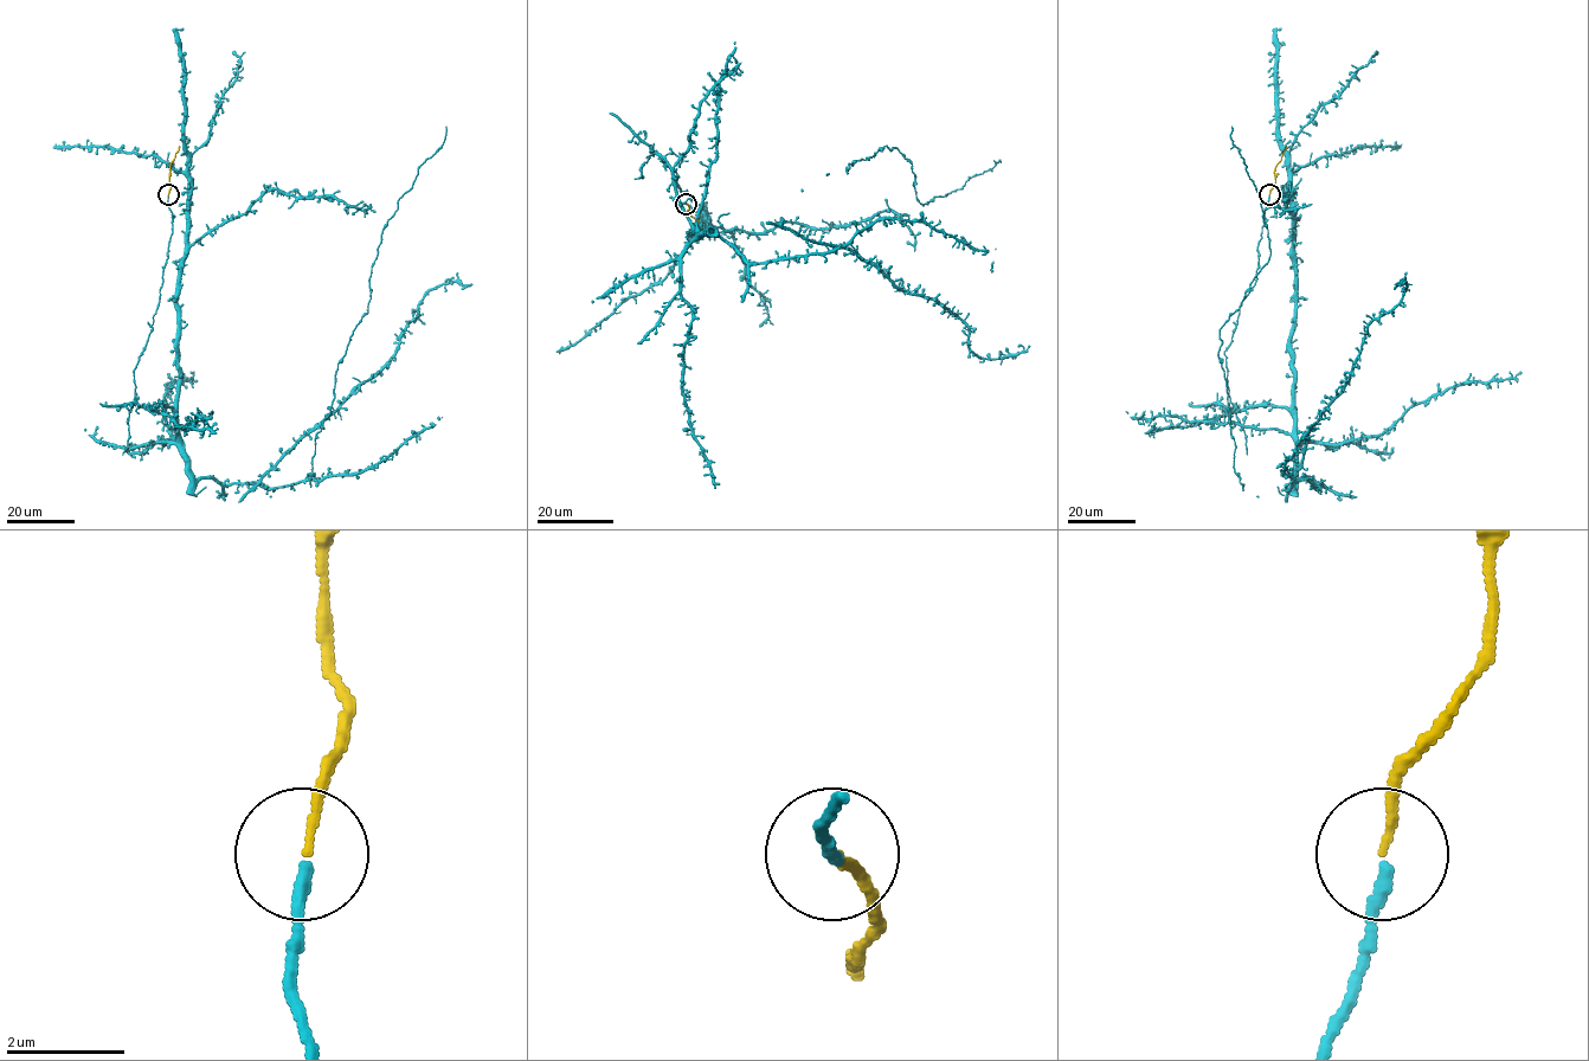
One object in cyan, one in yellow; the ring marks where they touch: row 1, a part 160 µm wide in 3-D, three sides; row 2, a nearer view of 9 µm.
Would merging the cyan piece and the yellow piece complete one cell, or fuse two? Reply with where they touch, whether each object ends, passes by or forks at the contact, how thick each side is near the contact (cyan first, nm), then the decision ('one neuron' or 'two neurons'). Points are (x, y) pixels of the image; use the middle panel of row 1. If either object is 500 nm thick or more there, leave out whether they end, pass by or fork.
place (686, 204); cyan ends; yellow ends; calibres 220 and 110 nm; two neurons

